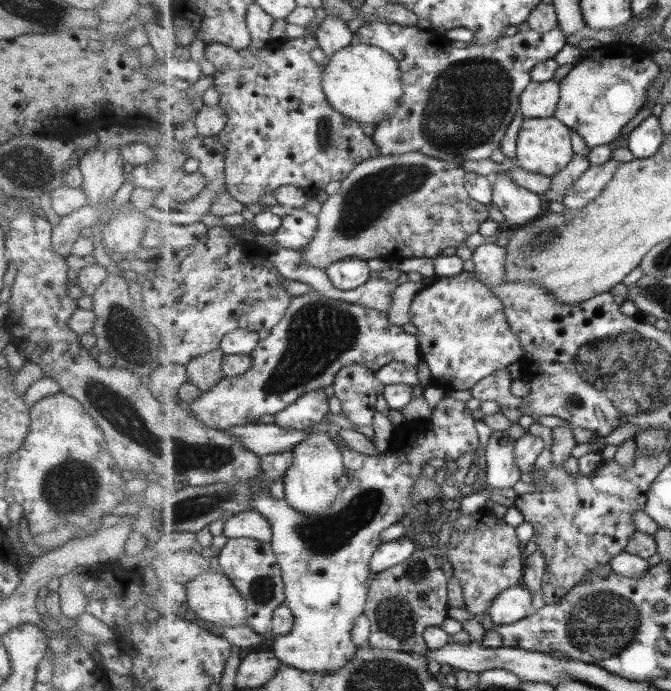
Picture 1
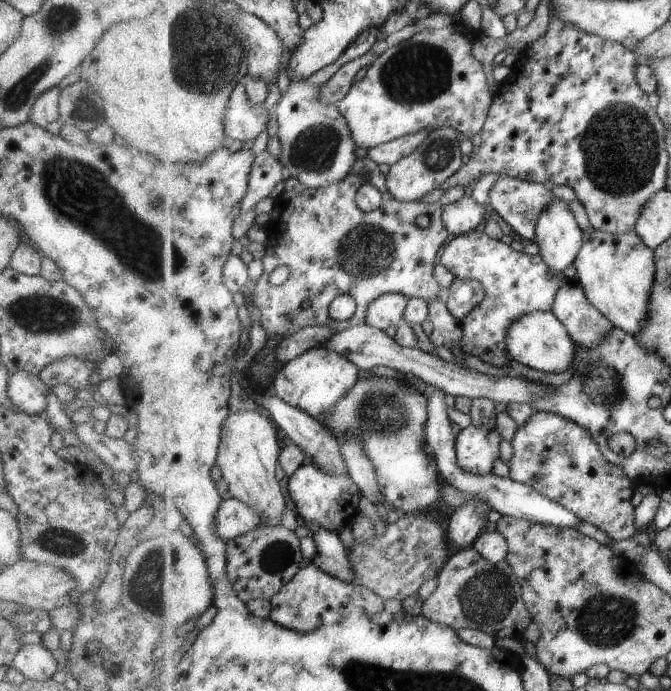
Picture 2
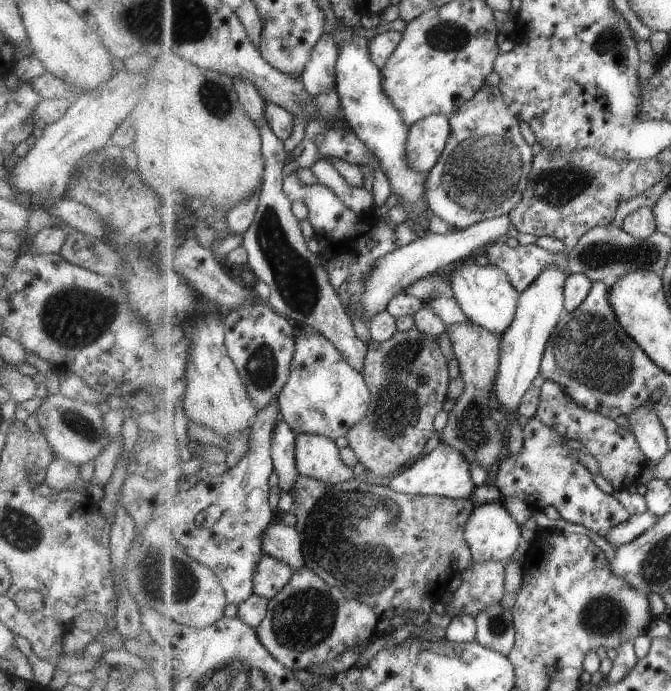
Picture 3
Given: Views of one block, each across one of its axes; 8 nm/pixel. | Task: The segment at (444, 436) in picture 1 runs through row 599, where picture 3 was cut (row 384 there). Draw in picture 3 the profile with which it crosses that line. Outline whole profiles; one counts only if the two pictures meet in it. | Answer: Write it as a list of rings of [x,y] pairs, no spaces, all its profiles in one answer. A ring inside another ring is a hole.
[[[298,331],[290,377],[277,398],[282,417],[297,434],[316,434],[337,440],[367,416],[372,394],[364,373],[355,370],[330,339],[321,333]]]

